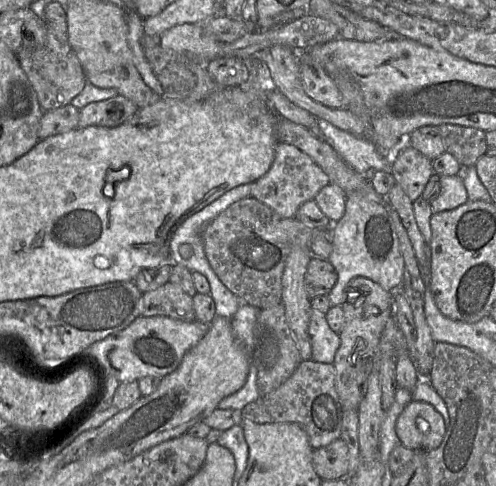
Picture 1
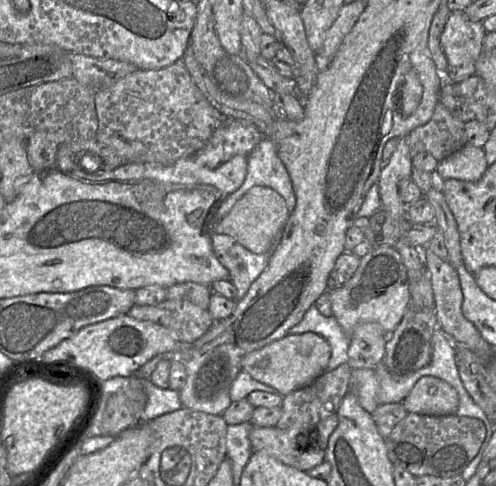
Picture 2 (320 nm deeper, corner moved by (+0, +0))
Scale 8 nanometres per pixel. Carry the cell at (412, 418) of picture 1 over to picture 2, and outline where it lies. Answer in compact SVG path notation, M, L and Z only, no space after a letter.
M425 376L417 381L402 404L407 413L448 416L456 413L459 396L446 381Z

